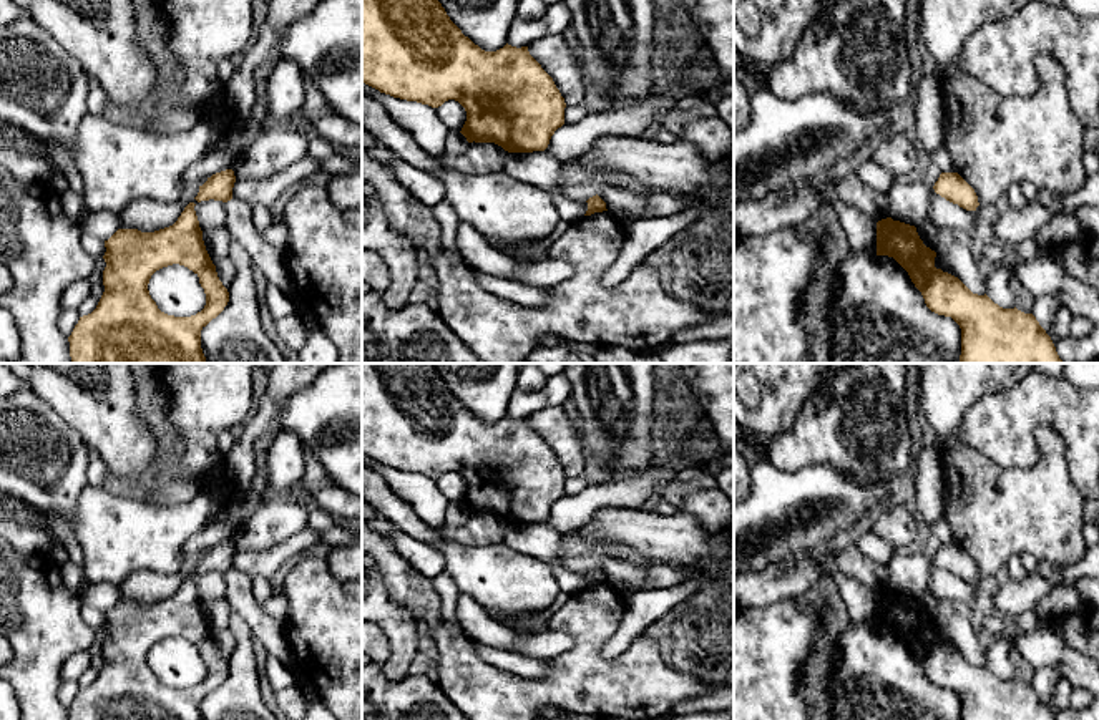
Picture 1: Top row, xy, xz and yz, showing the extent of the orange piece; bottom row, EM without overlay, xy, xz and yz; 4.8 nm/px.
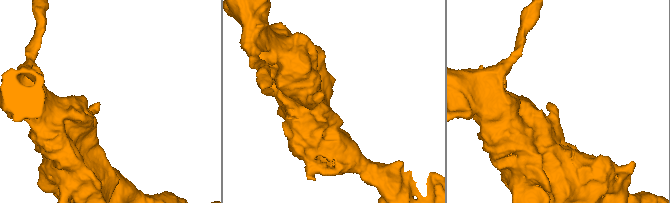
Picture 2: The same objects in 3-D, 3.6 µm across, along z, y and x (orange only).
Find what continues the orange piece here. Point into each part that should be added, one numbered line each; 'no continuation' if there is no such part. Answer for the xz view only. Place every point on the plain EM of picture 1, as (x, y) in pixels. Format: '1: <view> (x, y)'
no continuation

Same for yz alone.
no continuation

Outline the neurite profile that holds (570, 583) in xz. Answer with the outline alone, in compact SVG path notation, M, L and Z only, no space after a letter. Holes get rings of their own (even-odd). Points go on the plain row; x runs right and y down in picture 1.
M566 571L558 572L558 584L561 591L569 596L581 591L586 586L586 582L588 582L586 572L566 572Z

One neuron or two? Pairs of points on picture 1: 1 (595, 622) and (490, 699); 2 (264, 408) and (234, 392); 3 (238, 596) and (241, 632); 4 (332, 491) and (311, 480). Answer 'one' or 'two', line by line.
1: one
2: two
3: two
4: one

